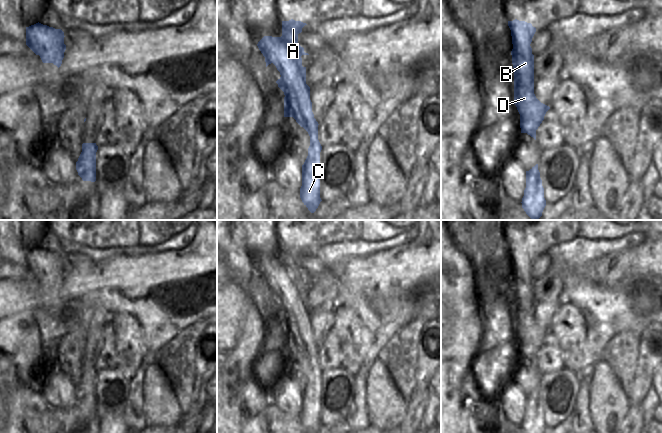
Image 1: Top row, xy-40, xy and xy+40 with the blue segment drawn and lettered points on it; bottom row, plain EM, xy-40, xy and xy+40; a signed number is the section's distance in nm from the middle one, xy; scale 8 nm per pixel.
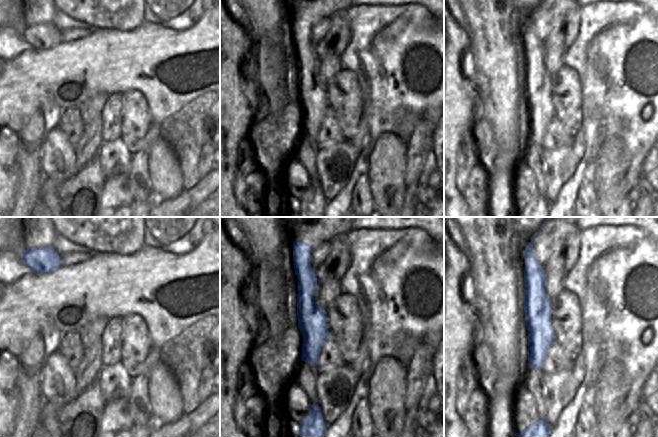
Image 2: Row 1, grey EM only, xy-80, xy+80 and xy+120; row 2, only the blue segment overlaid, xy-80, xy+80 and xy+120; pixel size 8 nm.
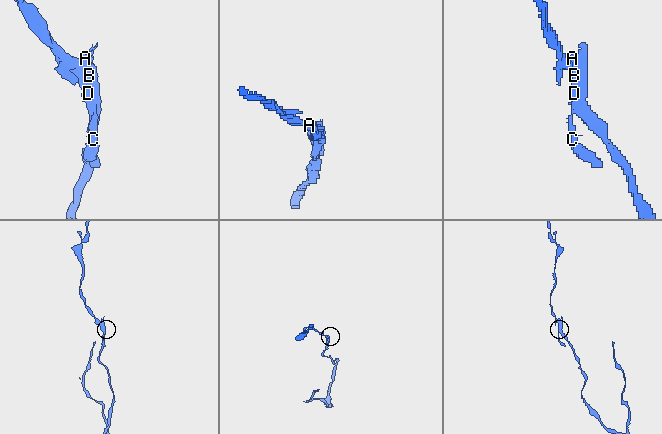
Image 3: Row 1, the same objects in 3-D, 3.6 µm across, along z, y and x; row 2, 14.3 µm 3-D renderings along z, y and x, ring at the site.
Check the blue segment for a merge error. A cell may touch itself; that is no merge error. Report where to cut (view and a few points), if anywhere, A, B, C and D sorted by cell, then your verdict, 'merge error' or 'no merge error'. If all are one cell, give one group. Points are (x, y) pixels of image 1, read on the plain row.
cut none; groups A B C D; no merge error

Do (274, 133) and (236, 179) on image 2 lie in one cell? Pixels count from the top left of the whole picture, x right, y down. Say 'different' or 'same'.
different

